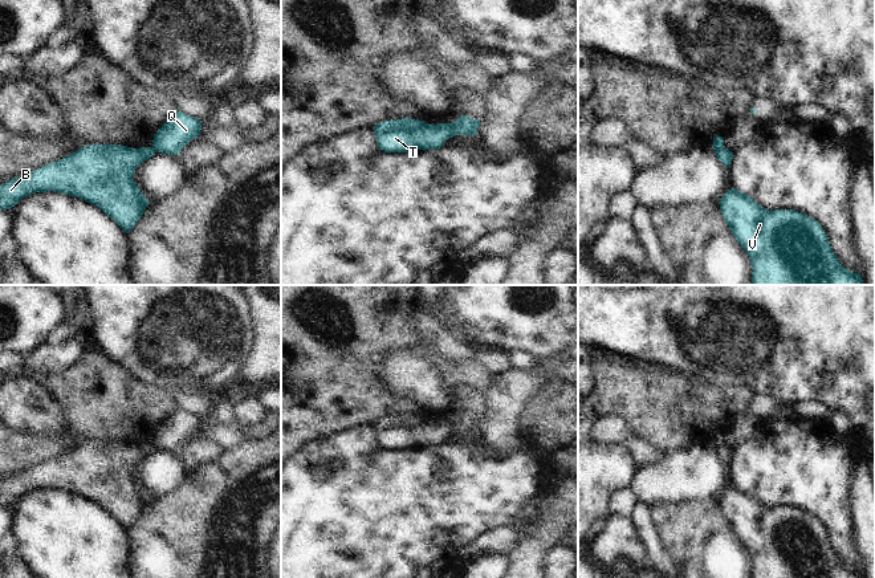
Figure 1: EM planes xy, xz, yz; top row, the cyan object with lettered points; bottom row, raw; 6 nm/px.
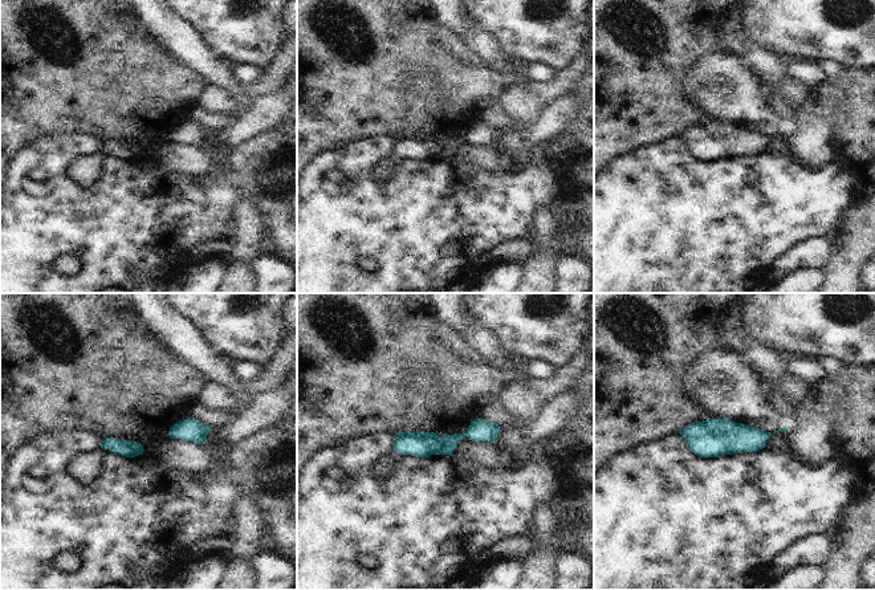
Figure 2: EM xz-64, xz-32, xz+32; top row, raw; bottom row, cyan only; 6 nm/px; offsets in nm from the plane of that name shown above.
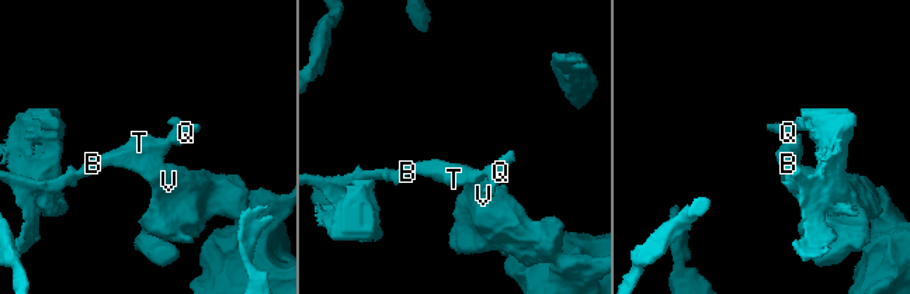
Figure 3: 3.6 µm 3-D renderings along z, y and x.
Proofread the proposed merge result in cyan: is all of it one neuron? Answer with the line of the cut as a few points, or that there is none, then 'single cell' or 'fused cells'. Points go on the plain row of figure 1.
cut in xz along (450, 420), (454, 431); fused cells

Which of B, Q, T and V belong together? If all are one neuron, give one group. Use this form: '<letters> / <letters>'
B T V / Q

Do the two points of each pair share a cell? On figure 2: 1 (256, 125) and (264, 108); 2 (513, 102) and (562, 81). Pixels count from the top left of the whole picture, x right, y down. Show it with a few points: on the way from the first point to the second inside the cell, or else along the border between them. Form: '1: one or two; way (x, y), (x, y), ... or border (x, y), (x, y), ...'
1: one; way (256, 121), (264, 112)
2: one; way (525, 101), (550, 89)

